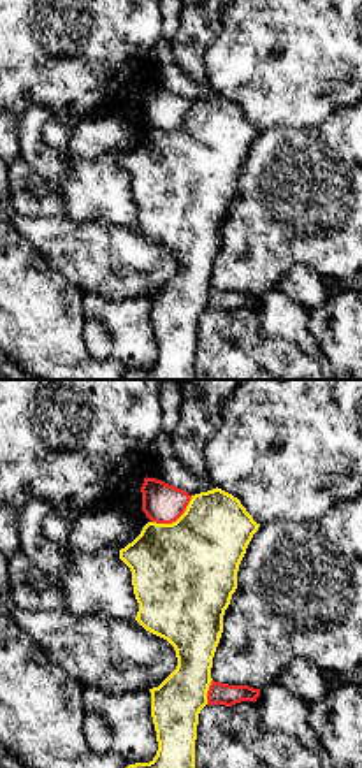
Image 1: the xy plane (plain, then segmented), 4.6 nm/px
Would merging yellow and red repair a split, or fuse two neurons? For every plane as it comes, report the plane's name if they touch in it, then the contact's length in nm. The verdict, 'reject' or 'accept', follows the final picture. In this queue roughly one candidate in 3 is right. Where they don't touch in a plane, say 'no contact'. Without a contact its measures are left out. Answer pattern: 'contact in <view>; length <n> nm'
contact in xy; length 220 nm

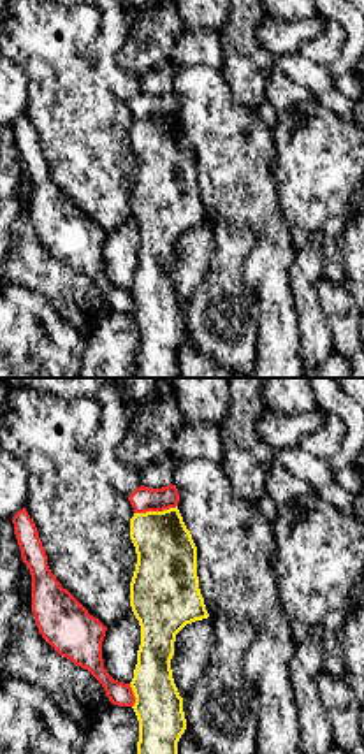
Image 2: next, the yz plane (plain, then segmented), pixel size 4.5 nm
contact in yz; length 200 nm

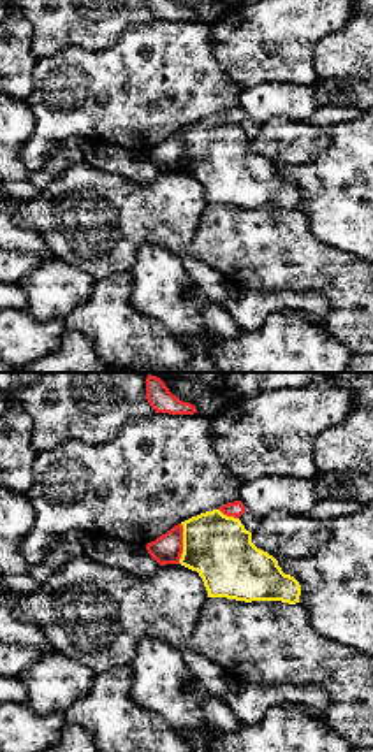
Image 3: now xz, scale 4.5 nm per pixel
contact in xz; length 180 nm

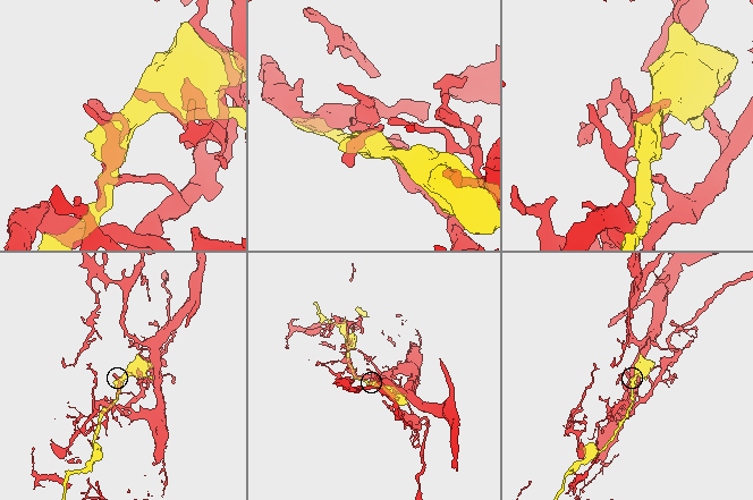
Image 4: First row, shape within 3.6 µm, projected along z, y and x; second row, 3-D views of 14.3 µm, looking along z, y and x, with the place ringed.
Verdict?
reject

